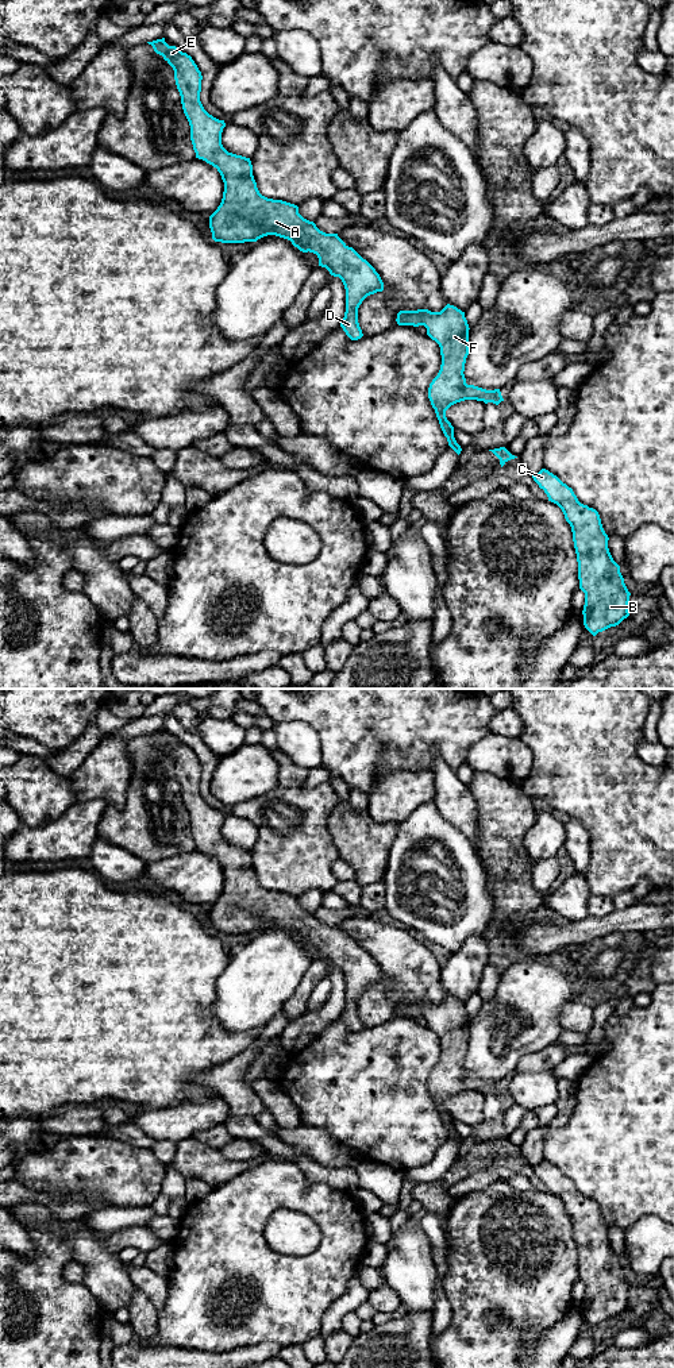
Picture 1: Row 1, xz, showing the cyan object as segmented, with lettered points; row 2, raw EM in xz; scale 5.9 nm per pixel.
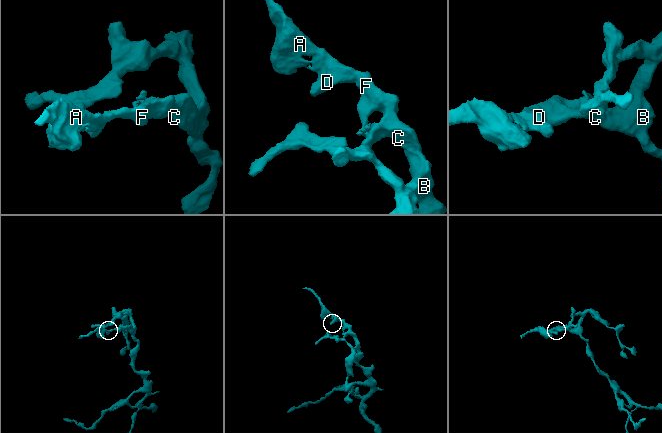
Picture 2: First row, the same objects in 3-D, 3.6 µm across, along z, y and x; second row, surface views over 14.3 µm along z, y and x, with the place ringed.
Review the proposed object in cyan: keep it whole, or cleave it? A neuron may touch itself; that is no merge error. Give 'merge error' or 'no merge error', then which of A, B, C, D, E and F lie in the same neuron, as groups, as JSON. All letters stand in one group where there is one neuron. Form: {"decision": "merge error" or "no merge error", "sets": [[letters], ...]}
{"decision": "no merge error", "sets": [["A", "B", "C", "D", "E", "F"]]}

